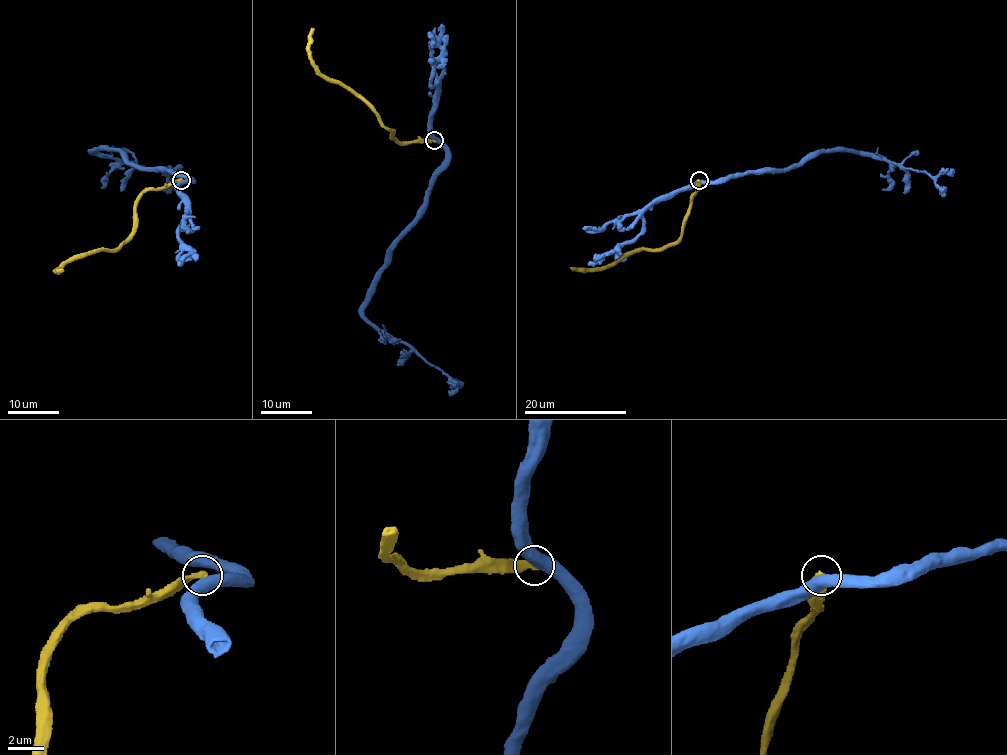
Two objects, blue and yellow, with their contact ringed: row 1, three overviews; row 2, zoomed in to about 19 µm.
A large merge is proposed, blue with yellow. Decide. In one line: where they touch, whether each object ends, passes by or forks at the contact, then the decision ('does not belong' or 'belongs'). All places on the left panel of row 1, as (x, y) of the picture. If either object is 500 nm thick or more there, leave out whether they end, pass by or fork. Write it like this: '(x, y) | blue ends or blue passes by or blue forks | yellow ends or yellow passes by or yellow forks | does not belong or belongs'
(181, 180) | does not belong

